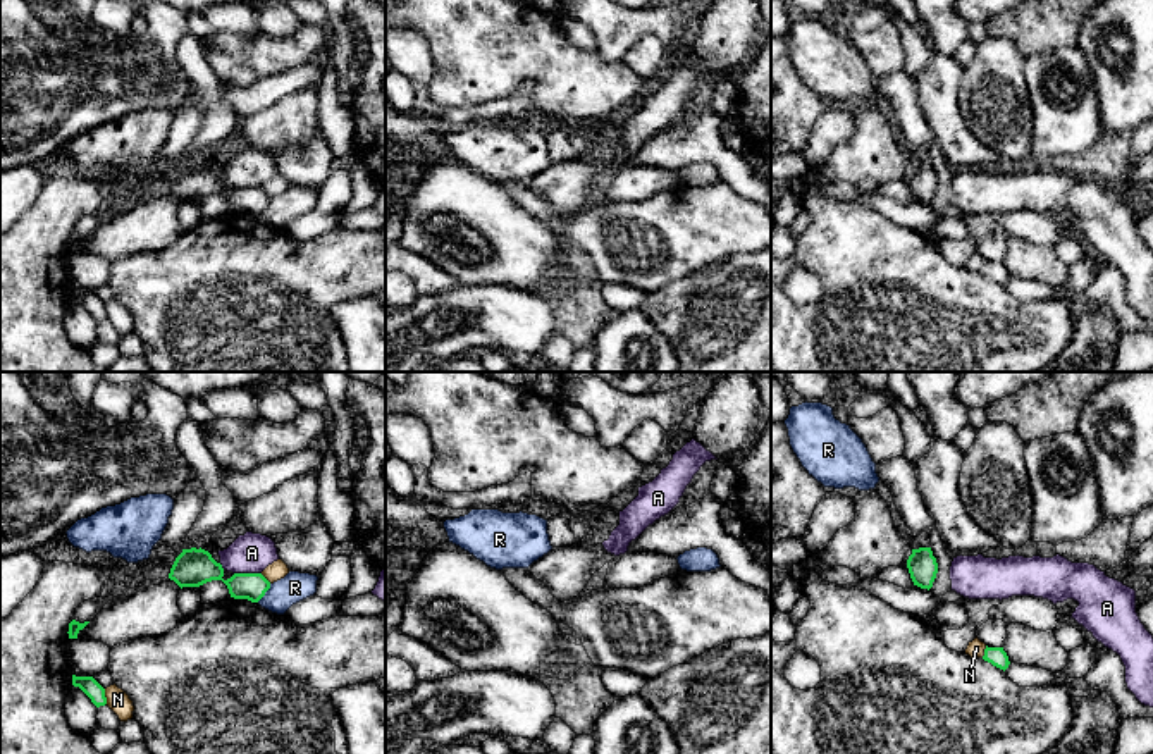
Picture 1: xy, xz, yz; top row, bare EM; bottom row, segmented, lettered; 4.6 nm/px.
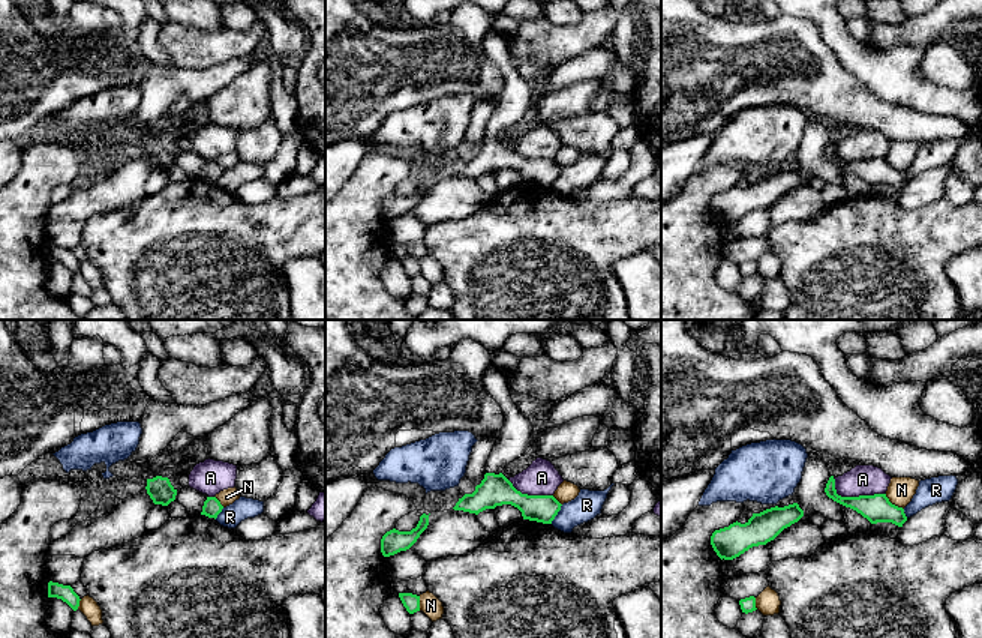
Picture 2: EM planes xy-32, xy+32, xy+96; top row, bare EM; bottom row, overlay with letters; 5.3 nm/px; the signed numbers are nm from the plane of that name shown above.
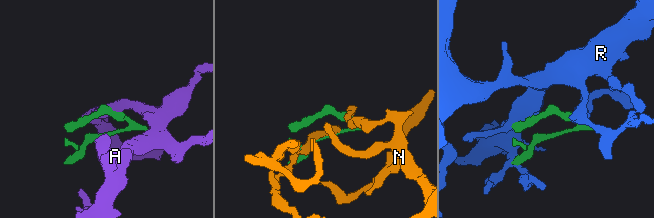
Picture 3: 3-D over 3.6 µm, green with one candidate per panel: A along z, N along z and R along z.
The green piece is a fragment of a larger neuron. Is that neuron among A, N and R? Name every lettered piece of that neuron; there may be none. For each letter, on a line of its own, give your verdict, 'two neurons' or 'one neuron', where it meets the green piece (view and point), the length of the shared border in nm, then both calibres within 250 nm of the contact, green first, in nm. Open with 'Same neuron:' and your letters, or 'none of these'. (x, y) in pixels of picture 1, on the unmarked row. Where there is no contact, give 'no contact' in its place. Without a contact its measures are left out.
Same neuron: none of these
A: two neurons | xy (248, 188) | 130 nm | 170/190 nm
N: two neurons | xy (104, 310) | 70 nm | 80/100 nm
R: two neurons | xy (265, 205) | 110 nm | 130/140 nm

